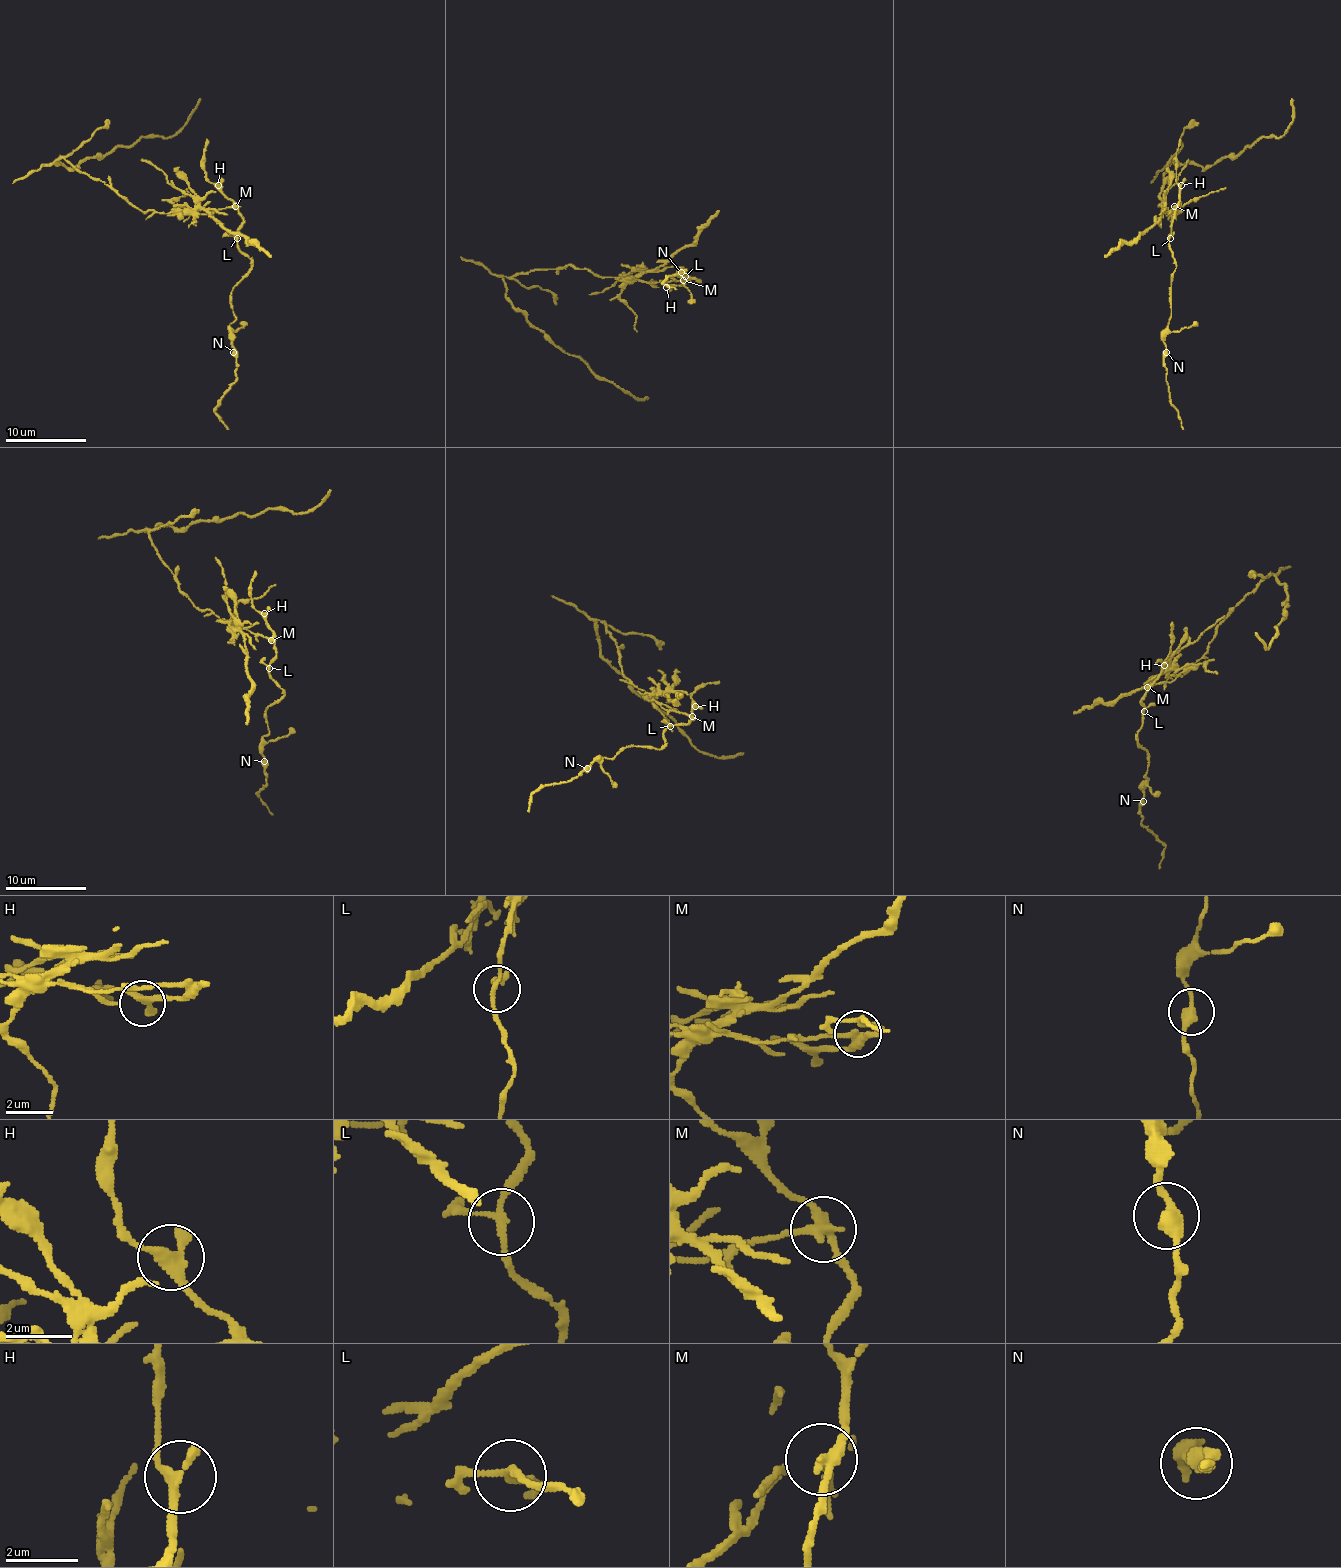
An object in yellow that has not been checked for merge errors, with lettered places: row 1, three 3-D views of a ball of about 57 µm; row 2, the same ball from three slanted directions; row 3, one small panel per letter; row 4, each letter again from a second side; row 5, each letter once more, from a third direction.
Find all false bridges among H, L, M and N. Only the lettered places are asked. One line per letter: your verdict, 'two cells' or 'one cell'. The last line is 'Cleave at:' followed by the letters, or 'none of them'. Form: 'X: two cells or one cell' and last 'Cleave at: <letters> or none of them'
H: one cell
L: one cell
M: two cells
N: one cell
Cleave at: M

